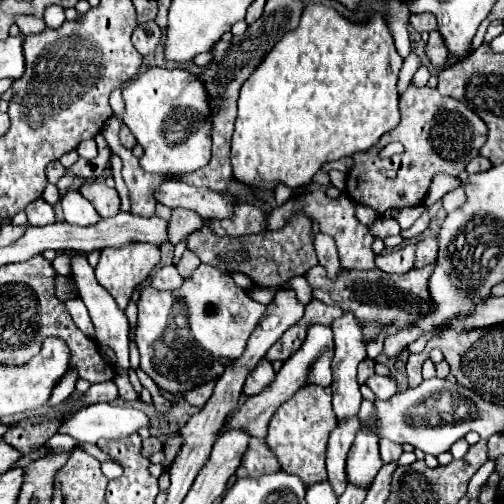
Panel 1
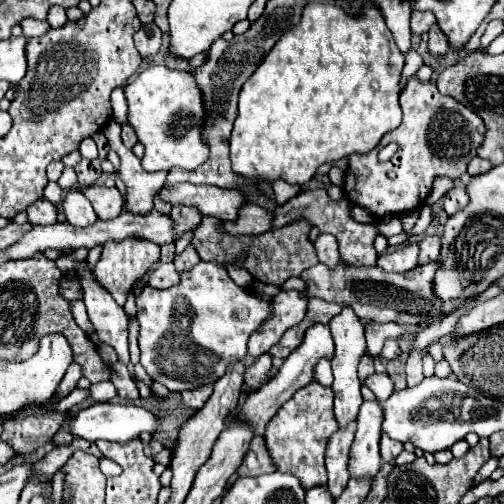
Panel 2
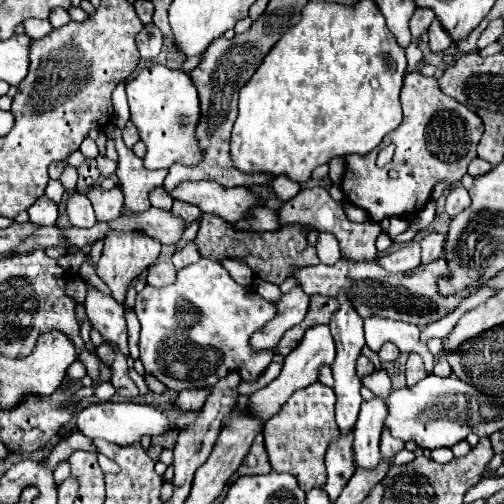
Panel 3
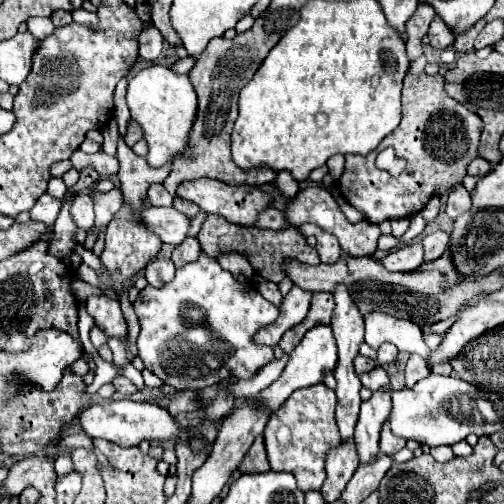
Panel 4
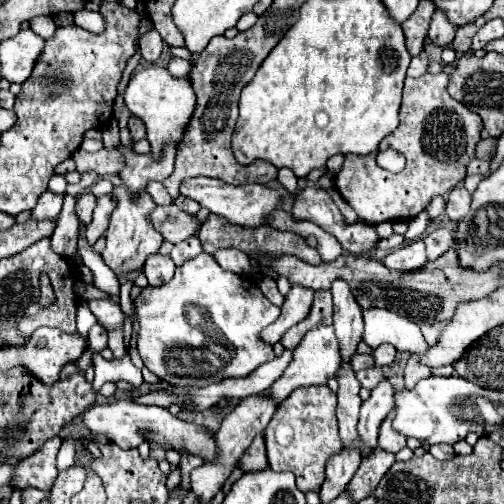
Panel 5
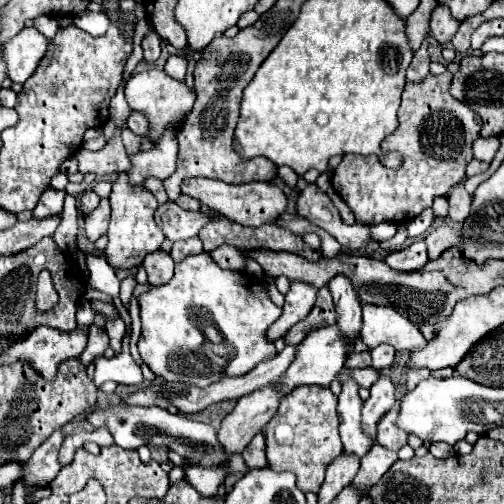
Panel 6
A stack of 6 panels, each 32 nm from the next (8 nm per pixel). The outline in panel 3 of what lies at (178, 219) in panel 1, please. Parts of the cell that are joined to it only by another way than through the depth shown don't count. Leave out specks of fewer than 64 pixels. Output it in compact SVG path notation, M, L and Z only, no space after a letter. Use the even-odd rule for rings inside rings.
M178 200L174 202L172 212L178 214L178 216L186 222L186 226L190 226L192 222L196 222L196 220L200 218L200 214L202 214L196 206L192 206L192 204L184 204L184 202L178 202Z

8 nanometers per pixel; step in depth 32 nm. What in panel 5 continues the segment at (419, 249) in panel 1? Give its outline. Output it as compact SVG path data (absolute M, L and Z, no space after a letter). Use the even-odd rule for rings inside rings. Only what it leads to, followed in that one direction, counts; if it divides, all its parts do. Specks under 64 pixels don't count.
M438 228L438 230L430 232L424 238L424 244L426 244L426 256L428 256L428 260L436 260L446 250L450 250L454 246L454 232L446 230L446 228Z

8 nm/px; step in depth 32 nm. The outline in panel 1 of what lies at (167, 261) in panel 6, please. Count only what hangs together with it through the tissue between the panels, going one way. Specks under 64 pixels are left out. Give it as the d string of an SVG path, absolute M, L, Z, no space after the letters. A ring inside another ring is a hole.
M174 266L160 268L152 274L152 288L156 288L156 290L174 292L176 288L180 288L180 284L184 284L184 278L176 272Z

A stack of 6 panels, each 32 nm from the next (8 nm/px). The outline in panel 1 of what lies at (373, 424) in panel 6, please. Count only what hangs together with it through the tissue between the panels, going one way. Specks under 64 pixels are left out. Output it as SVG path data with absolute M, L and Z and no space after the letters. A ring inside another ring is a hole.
M362 400L360 406L360 422L362 428L356 434L356 440L348 452L348 464L346 464L346 476L350 484L356 484L358 488L368 490L372 486L372 480L376 478L376 472L382 466L382 458L378 452L378 436L368 428L368 420L374 414L374 406L368 400Z

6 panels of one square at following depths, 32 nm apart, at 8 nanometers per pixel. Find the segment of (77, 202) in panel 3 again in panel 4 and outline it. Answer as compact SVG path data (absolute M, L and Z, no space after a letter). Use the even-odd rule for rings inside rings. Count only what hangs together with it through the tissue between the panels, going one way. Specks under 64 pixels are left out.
M76 194L76 196L72 196L70 214L72 214L72 220L76 222L78 228L84 228L84 230L92 228L92 224L94 224L94 210L92 210L90 194Z

